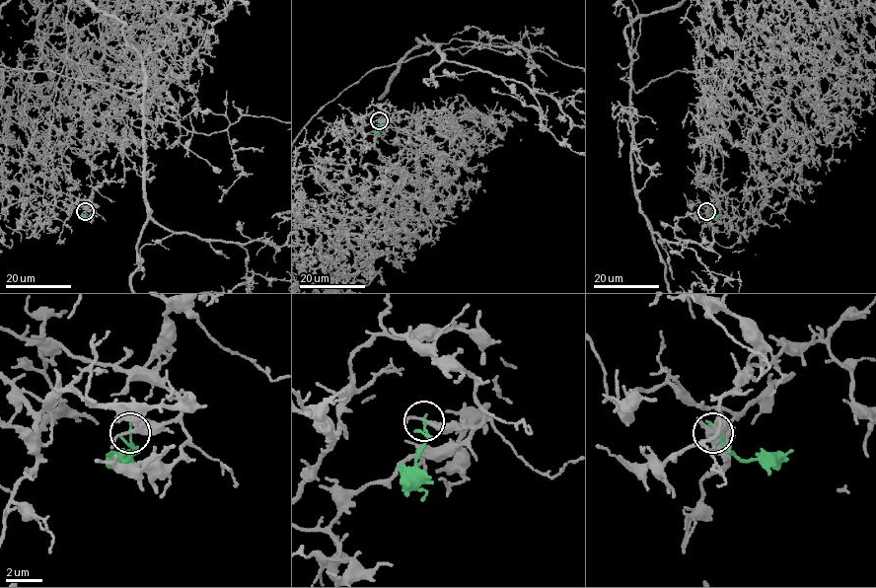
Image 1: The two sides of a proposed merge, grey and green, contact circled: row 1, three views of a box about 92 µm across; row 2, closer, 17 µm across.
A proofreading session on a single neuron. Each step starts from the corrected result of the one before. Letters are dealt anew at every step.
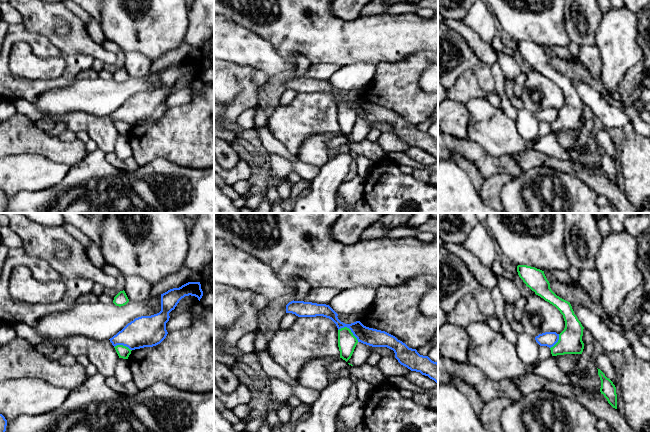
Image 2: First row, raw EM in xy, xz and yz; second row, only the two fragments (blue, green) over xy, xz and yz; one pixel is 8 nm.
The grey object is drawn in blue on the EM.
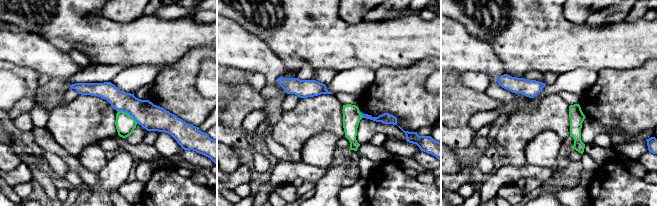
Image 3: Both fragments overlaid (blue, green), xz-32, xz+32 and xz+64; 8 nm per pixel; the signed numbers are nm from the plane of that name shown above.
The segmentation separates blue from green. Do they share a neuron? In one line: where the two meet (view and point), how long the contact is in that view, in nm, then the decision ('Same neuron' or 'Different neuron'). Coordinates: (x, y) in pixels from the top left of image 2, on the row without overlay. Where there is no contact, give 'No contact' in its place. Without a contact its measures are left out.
Touches blue at xz (350, 105). Shared border 190 nm. Different neuron

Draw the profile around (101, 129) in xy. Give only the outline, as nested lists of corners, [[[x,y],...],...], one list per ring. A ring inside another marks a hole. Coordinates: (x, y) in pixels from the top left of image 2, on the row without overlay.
[[[81,111],[50,117],[55,123],[63,122],[67,129],[74,132],[86,132],[98,149],[104,153],[113,153],[119,132],[110,116],[95,116]]]

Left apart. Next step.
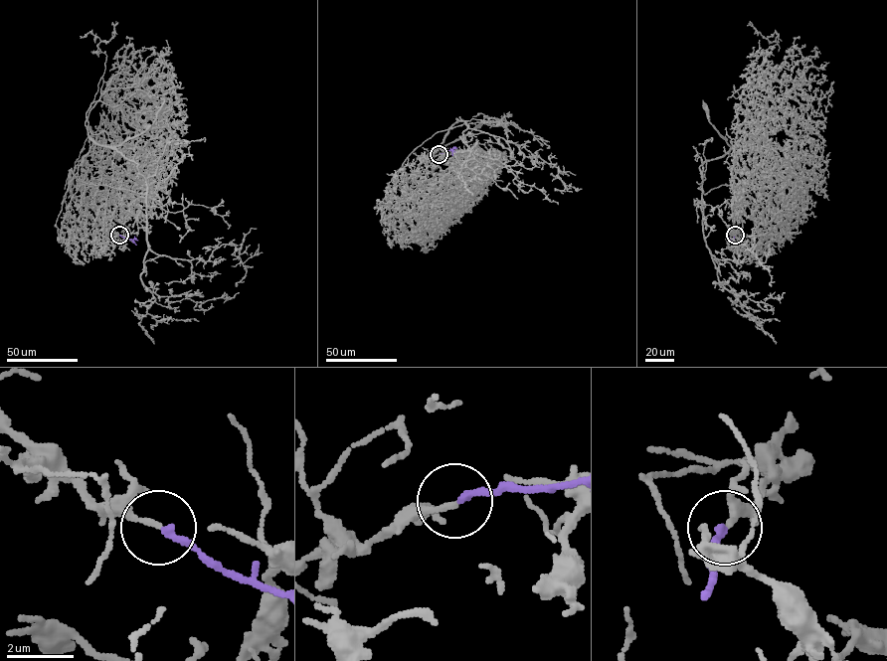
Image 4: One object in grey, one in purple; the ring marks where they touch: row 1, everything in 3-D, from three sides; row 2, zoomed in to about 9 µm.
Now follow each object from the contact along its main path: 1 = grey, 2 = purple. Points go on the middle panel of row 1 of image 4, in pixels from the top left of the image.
1: (439, 155), (435, 175), (410, 193), (456, 119), (470, 150), (558, 204)
2: (439, 154), (450, 150), (455, 153)

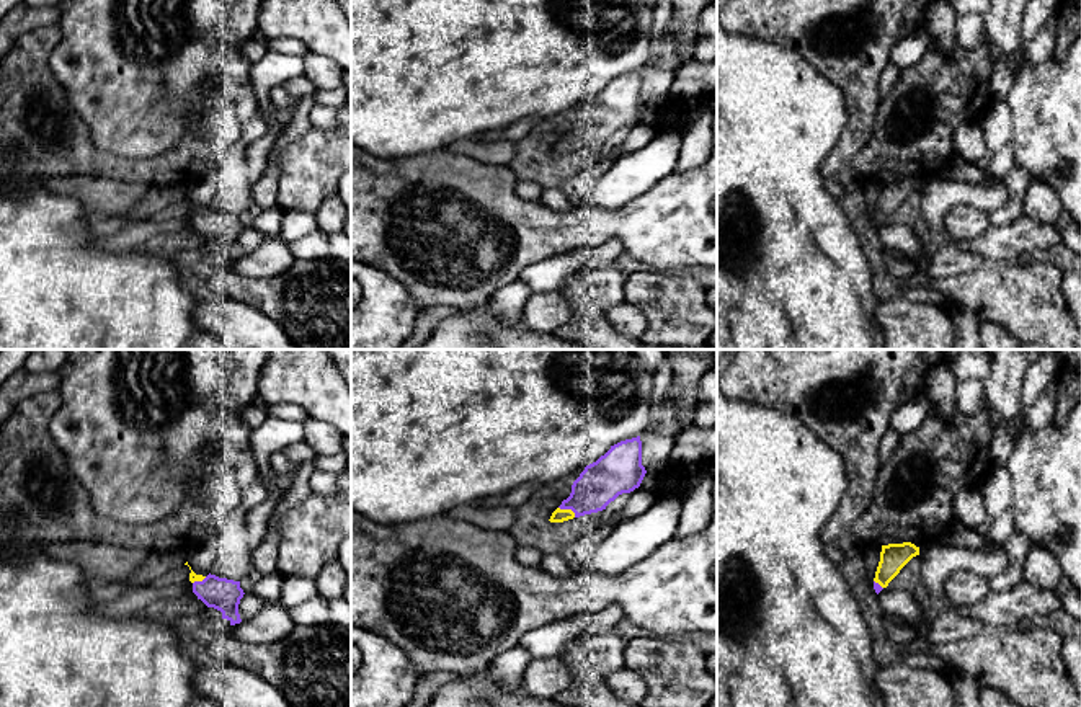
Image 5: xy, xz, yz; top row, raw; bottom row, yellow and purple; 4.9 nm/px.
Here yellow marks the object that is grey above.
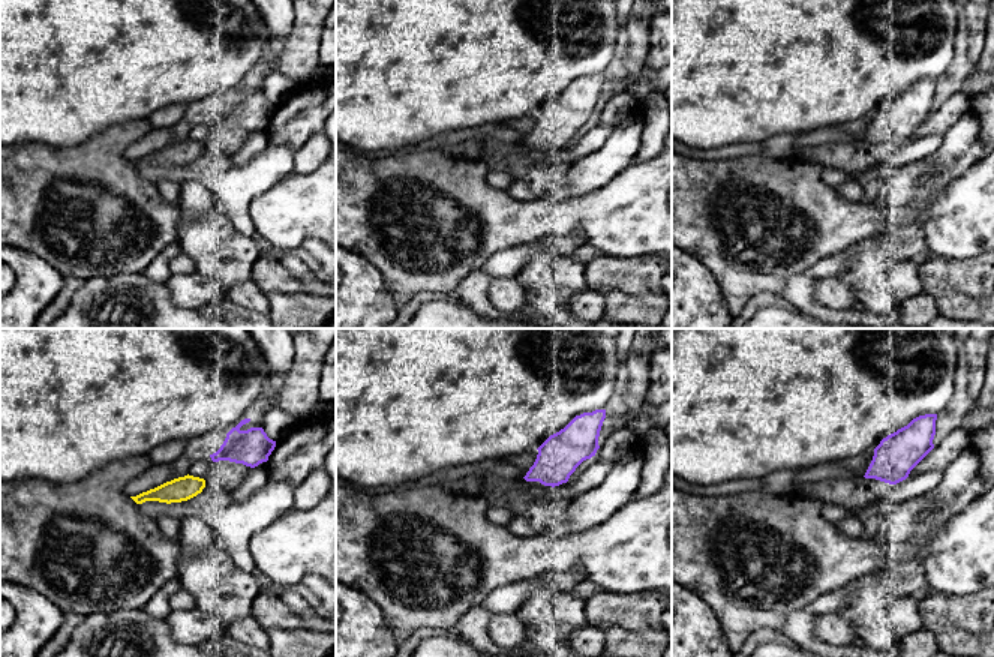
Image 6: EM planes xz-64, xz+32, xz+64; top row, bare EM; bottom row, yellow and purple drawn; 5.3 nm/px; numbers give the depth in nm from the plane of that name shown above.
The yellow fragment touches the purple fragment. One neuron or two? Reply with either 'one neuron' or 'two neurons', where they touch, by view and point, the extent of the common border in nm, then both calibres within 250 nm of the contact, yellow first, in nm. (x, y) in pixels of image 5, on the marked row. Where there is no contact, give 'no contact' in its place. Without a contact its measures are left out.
one neuron | xz (569, 510) | 100 nm | 70/220 nm

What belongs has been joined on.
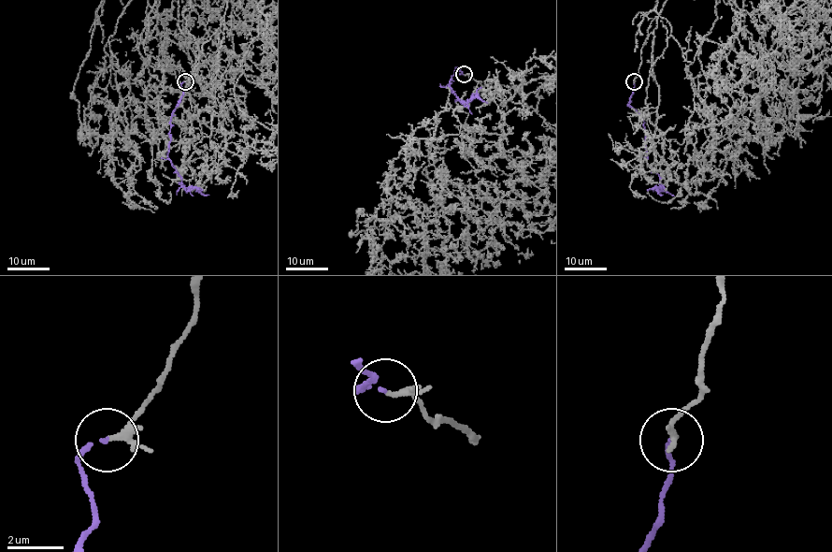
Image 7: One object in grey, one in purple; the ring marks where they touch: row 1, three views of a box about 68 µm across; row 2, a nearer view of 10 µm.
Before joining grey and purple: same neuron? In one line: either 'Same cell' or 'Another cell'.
Same cell

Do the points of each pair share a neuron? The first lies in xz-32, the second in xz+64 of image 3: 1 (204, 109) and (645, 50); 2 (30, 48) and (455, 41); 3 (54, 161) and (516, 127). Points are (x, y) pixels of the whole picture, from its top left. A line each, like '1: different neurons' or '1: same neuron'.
1: different neurons
2: same neuron
3: different neurons

